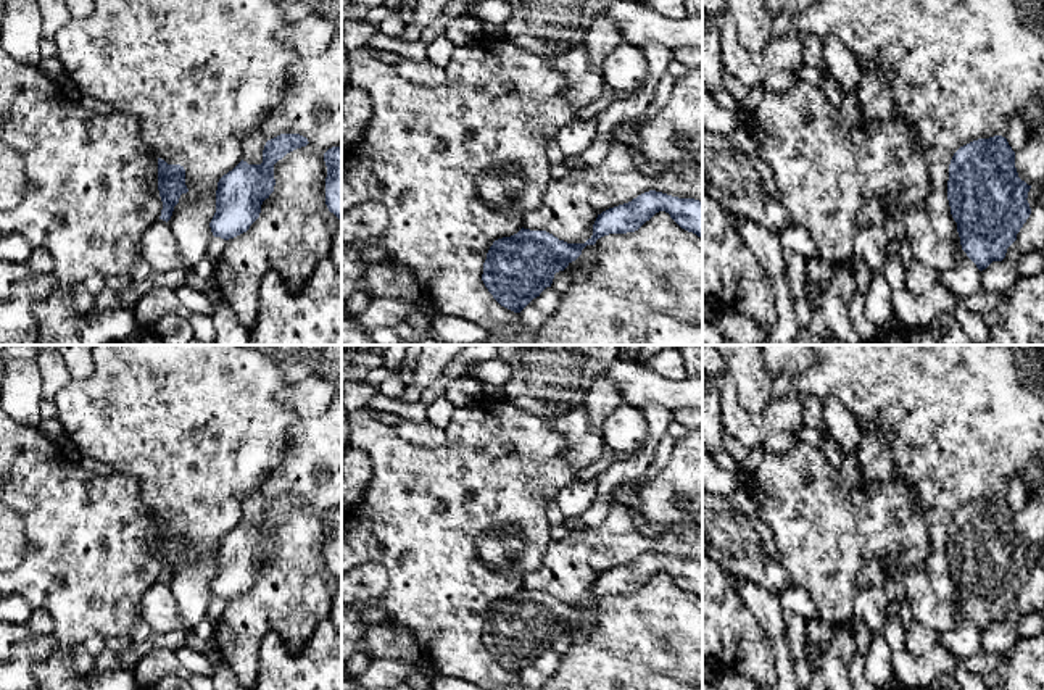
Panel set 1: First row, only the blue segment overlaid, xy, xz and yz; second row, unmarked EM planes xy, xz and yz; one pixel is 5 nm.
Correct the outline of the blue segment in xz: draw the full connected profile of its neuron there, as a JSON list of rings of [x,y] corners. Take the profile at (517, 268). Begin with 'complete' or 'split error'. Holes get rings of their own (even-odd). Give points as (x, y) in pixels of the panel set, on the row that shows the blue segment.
complete; [[[649,190],[598,214],[593,235],[585,243],[567,243],[546,231],[524,227],[495,240],[483,263],[482,281],[501,306],[520,313],[551,287],[554,274],[575,261],[586,245],[609,234],[635,232],[659,211],[702,239],[702,202]]]

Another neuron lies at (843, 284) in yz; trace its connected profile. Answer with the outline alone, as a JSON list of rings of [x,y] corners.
[[[849,261],[831,263],[833,276],[830,282],[823,287],[807,282],[807,289],[815,295],[822,293],[835,293],[844,303],[857,292],[857,284],[854,277],[854,271]]]

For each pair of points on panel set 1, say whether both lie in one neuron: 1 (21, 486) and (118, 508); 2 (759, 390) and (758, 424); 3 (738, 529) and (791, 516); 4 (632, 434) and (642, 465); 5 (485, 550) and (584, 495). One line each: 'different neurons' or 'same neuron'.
1: same neuron
2: different neurons
3: different neurons
4: different neurons
5: different neurons

